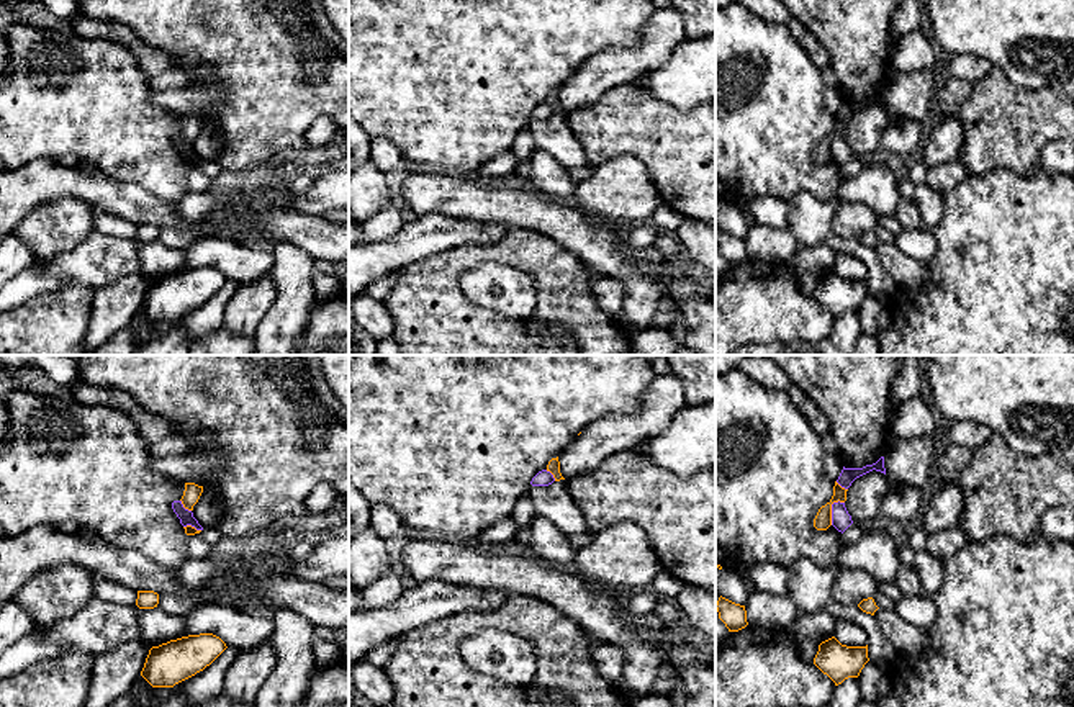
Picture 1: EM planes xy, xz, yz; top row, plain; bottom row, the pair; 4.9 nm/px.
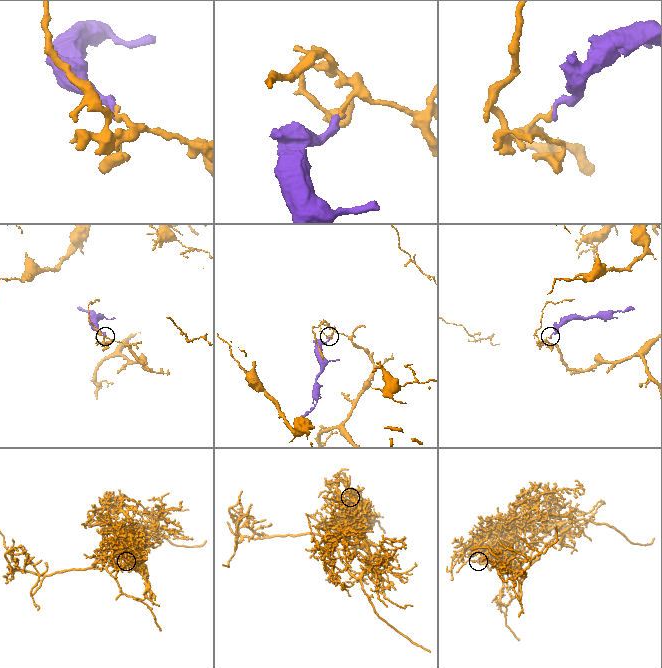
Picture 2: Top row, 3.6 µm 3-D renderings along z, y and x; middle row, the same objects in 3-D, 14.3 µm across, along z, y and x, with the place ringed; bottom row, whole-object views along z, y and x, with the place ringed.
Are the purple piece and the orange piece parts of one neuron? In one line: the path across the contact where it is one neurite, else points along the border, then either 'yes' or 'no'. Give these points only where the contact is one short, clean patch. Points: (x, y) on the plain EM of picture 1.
along yz (843, 135), (832, 138), (830, 157) | no

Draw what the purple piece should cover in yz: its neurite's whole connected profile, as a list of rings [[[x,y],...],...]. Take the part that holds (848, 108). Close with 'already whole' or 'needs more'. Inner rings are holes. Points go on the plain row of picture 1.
[[[881,90],[876,97],[866,98],[863,101],[845,101],[843,100],[837,116],[842,121],[848,123],[856,111],[860,111],[860,110],[863,110],[863,108],[873,105],[873,103],[881,105],[881,106],[886,108],[884,90]]]; already whole

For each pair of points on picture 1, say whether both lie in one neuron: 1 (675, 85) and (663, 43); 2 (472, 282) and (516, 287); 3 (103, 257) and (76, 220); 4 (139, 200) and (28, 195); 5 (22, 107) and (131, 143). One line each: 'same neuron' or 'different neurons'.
1: different neurons
2: same neuron
3: different neurons
4: same neuron
5: same neuron

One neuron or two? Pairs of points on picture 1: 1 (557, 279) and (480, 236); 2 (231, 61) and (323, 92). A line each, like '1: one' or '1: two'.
1: two
2: one

